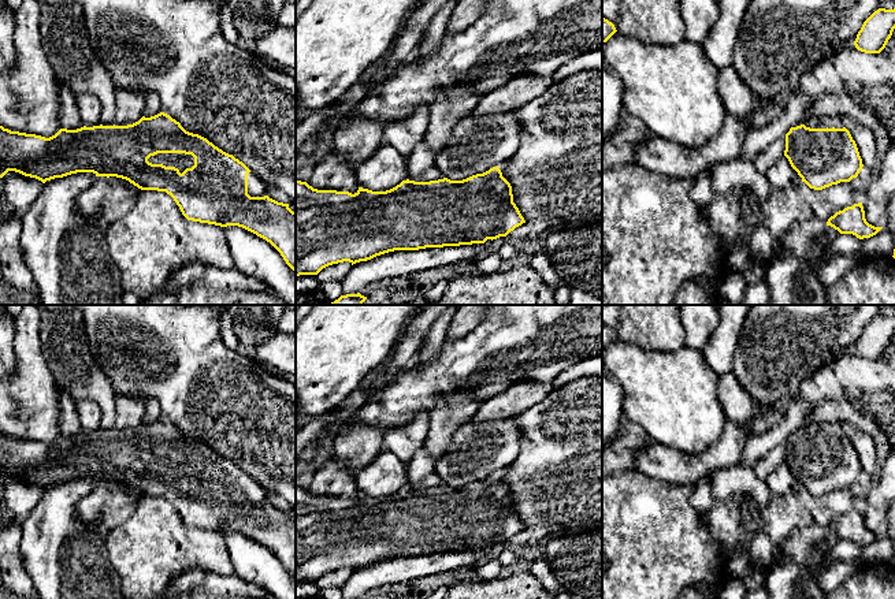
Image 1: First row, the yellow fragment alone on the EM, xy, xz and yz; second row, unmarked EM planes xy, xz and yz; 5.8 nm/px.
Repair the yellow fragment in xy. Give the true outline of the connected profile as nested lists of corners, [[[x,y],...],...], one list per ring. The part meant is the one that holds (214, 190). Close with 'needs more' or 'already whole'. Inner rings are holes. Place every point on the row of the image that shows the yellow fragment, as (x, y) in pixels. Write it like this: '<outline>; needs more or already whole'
[[[164,112],[142,116],[127,126],[60,129],[49,138],[0,126],[0,178],[8,171],[42,183],[77,172],[93,172],[96,176],[126,179],[141,190],[166,191],[187,220],[242,227],[270,242],[296,272],[296,212],[289,204],[270,198],[267,185],[242,161],[207,138],[186,131]]]; needs more

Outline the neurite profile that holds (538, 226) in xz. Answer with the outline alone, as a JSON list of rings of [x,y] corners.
[[[593,68],[582,72],[575,72],[568,78],[557,81],[545,93],[532,98],[530,103],[513,111],[517,120],[523,126],[517,152],[506,160],[501,167],[502,176],[510,183],[513,202],[519,208],[526,222],[531,223],[531,231],[526,242],[534,239],[547,228],[562,228],[569,224],[591,222],[602,216],[602,70]]]

